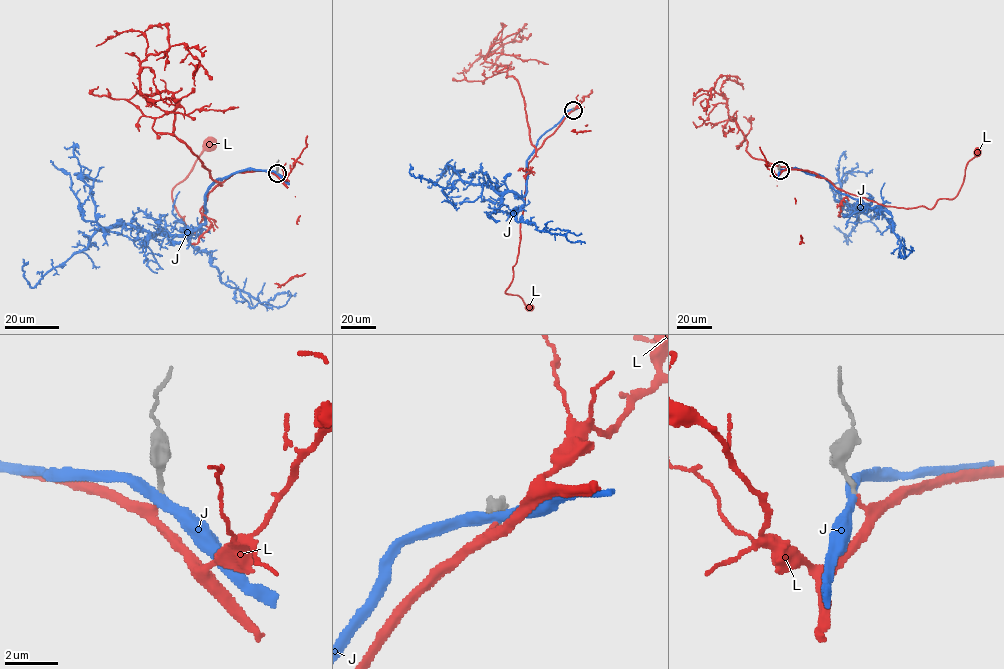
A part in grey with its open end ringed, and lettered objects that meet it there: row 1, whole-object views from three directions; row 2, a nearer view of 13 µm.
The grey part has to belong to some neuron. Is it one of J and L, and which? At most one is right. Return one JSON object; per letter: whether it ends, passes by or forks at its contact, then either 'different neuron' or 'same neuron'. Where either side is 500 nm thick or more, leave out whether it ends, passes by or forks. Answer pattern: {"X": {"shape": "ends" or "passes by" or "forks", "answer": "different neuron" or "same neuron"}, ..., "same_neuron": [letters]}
{"J": {"shape": "passes by", "answer": "different neuron"}, "L": {"shape": "ends", "answer": "same neuron"}, "same_neuron": ["L"]}

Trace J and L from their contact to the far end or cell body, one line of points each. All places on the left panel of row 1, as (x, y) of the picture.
J: (277, 172), (239, 170), (216, 181), (205, 223), (189, 234), (99, 229), (31, 287), (23, 259)
L: (277, 173), (238, 171), (228, 176), (208, 195), (200, 225), (190, 232), (177, 211), (173, 189), (207, 145)

